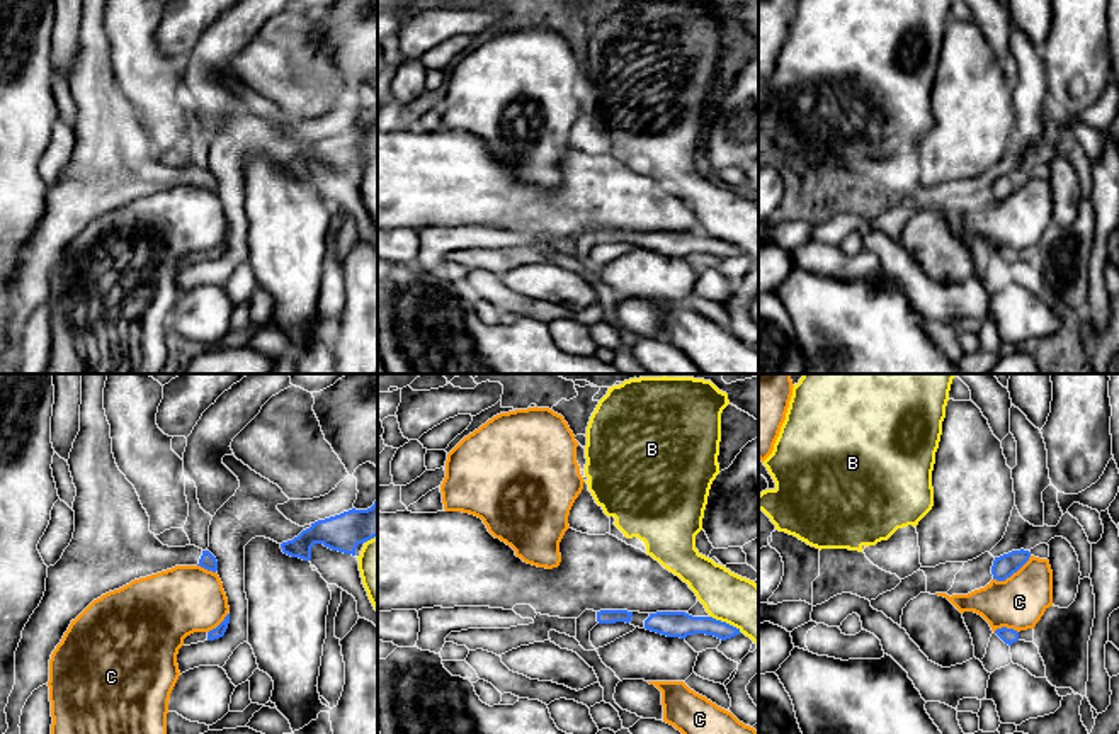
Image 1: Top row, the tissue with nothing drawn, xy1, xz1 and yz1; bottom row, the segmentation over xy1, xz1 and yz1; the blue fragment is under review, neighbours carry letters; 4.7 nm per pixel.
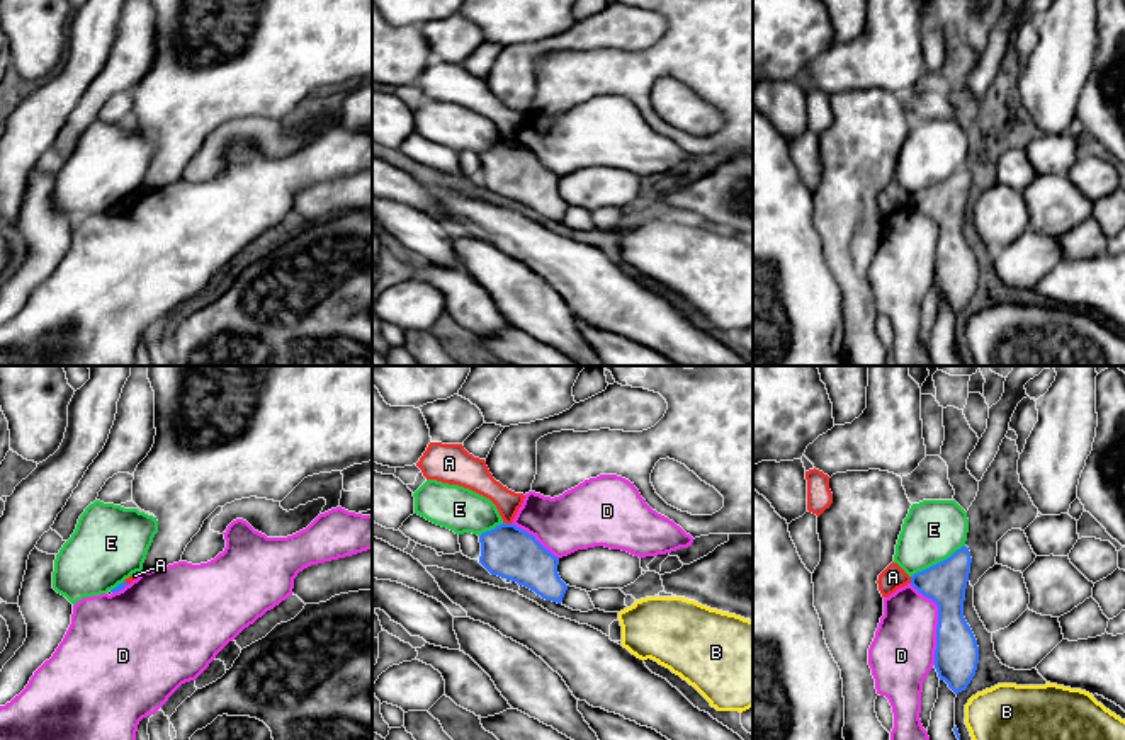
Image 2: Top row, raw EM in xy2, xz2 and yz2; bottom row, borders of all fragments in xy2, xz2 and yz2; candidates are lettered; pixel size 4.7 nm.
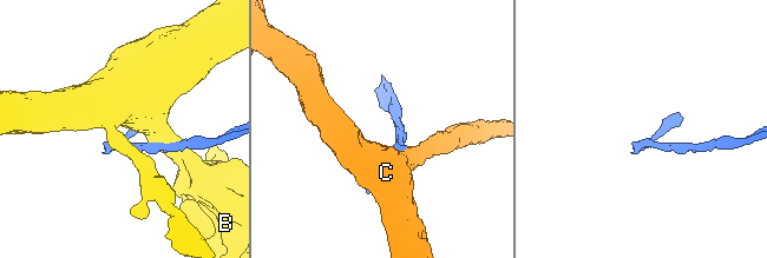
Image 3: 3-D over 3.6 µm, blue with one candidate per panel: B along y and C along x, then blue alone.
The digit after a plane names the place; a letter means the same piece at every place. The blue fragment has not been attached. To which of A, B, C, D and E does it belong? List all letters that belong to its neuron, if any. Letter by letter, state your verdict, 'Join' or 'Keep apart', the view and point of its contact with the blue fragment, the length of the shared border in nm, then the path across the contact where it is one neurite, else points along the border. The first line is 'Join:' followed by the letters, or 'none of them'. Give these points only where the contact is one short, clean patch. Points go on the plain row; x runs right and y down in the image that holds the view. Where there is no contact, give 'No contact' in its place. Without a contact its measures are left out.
Join: none of them
A: Keep apart. Touches blue at xz2 (505, 142). Shared border 40 nm. Boundary: xz2 (503, 140), (510, 143)
B: Keep apart. Touches blue at xz1 (725, 242). Shared border 180 nm
C: Keep apart. Touches blue at yz1 (1012, 192). Shared border 220 nm. Boundary: yz1 (1031, 175), (1004, 199), (994, 199)
D: Keep apart. Touches blue at yz2 (938, 240). Shared border 400 nm
E: Keep apart. Touches blue at yz2 (937, 182). Shared border 300 nm

